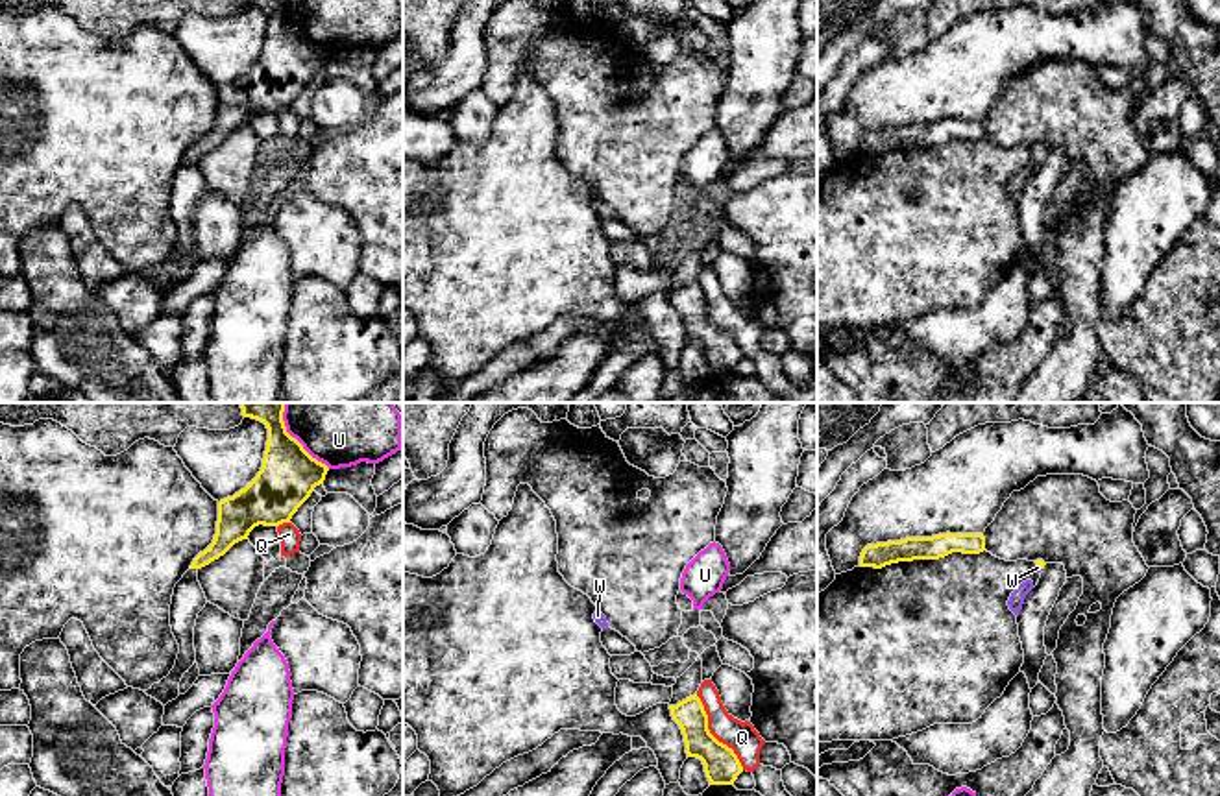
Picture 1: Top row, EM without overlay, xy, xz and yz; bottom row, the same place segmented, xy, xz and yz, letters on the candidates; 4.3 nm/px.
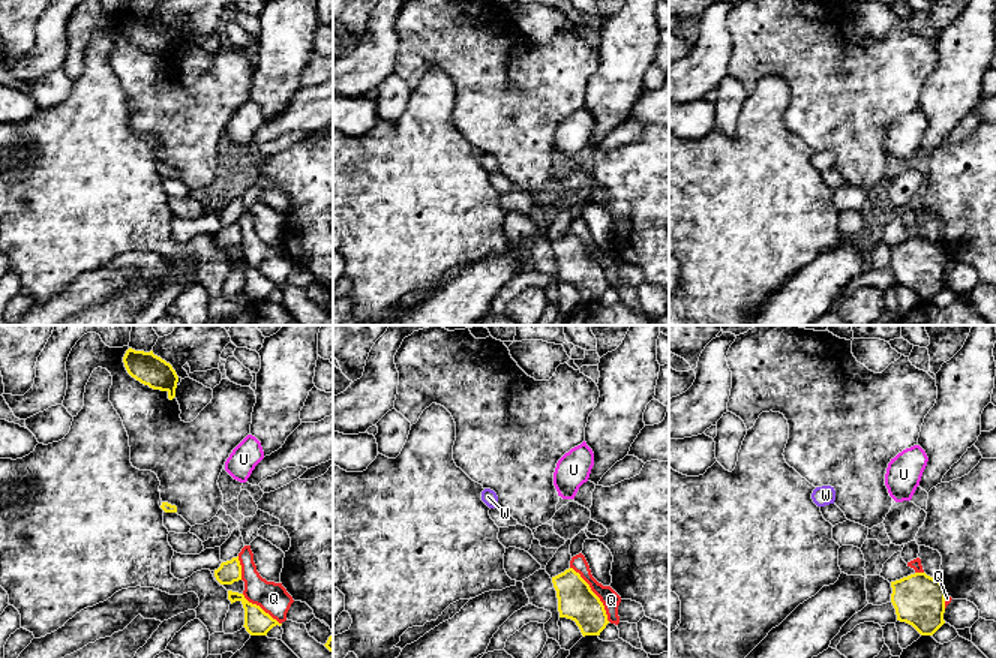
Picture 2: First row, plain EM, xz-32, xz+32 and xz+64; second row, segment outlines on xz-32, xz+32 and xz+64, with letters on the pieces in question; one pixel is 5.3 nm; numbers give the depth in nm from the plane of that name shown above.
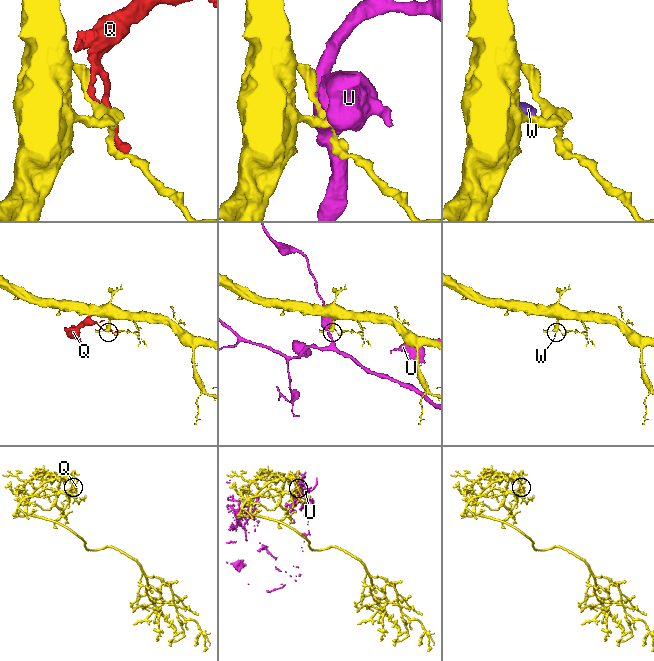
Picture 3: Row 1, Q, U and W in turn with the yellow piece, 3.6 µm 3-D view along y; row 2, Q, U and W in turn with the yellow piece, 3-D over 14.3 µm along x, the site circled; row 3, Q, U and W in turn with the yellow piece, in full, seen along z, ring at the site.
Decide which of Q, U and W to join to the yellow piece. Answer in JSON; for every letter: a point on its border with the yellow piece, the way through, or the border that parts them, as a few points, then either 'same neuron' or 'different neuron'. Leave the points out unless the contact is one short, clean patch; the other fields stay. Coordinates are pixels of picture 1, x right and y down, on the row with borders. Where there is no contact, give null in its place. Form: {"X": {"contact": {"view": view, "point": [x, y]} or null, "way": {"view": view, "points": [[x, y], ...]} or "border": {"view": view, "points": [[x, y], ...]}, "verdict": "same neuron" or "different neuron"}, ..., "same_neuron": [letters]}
{"Q": {"contact": {"view": "xz", "point": [710, 734]}, "verdict": "different neuron"}, "U": {"contact": {"view": "xy", "point": [294, 438]}, "verdict": "different neuron"}, "W": {"contact": {"view": "yz", "point": [1039, 567]}, "way": {"view": "yz", "points": [[1041, 564], [1039, 567], [1037, 567]]}, "verdict": "same neuron"}, "same_neuron": ["W"]}

